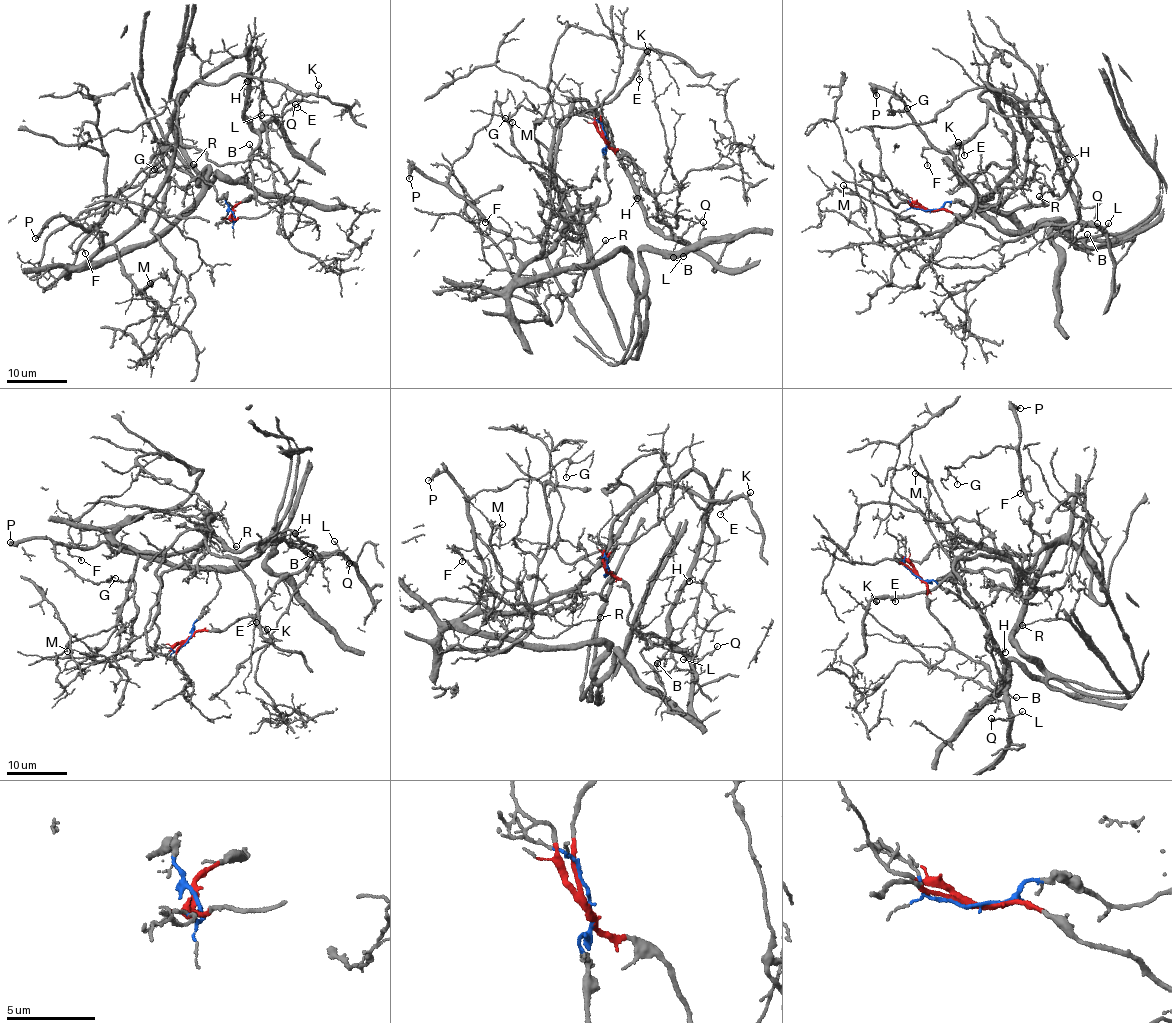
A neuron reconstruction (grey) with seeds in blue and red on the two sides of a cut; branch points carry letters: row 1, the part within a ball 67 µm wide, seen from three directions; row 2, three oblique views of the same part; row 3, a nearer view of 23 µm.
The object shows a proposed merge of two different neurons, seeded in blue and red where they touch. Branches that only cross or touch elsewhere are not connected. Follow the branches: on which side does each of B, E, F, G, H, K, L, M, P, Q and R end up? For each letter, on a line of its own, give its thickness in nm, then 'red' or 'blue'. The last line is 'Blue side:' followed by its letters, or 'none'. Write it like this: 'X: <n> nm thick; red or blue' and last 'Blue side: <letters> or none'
B: 120 nm thick; red
E: 110 nm thick; blue
F: 140 nm thick; blue
G: 90 nm thick; blue
H: 100 nm thick; red
K: 120 nm thick; blue
L: 120 nm thick; red
M: 100 nm thick; blue
P: 240 nm thick; blue
Q: 160 nm thick; red
R: 190 nm thick; blue
Blue side: E, F, G, K, M, P, R

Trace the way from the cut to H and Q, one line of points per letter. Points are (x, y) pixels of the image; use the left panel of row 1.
H: (233, 216), (232, 211), (254, 194), (250, 158), (259, 140), (252, 120), (245, 114), (247, 81)
Q: (233, 216), (232, 211), (254, 194), (251, 156), (260, 133), (295, 104)

